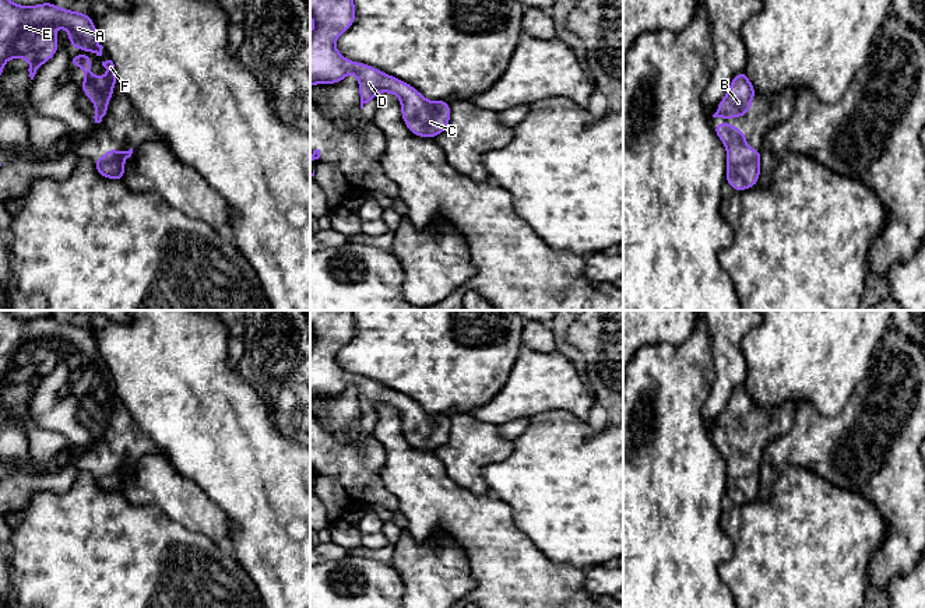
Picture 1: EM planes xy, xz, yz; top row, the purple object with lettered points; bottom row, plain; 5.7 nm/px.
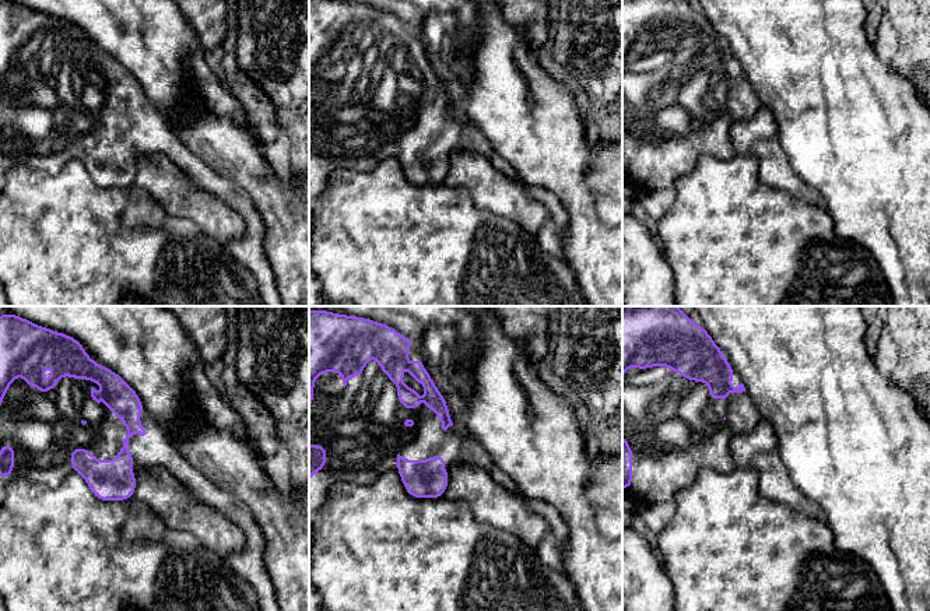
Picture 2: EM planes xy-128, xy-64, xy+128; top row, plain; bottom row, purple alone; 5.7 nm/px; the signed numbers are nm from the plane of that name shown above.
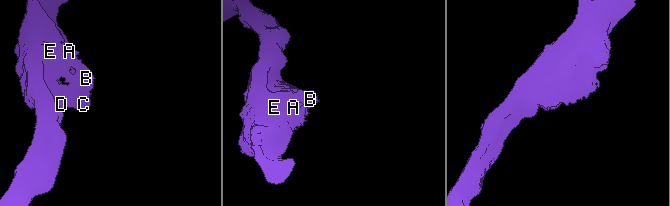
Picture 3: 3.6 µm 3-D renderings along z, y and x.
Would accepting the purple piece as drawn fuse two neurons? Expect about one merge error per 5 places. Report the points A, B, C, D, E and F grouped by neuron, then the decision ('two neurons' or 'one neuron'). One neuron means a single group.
A B C D E F | one neuron

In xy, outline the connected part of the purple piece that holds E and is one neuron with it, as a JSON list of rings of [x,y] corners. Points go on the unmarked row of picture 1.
[[[0,310],[0,389],[10,372],[28,372],[29,390],[34,393],[38,382],[57,365],[56,341],[68,345],[68,356],[80,363],[92,363],[102,369],[103,359],[89,327],[59,321],[54,316],[20,319]]]

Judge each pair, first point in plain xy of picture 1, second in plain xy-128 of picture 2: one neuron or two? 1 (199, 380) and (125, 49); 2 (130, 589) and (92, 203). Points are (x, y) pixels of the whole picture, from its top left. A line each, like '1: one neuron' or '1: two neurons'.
1: two neurons
2: one neuron

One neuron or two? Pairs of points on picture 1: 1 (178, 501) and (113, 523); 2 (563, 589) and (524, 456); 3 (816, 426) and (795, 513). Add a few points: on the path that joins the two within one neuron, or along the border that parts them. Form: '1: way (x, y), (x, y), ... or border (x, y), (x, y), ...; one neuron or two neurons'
1: border (126, 498), (133, 503), (157, 505), (183, 527); two neurons
2: border (531, 540), (554, 562), (570, 563), (584, 569); two neurons
3: border (788, 466), (809, 468), (836, 484); two neurons

